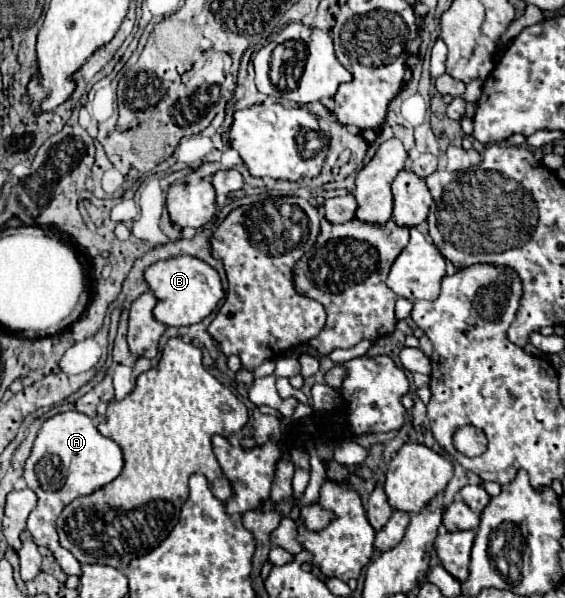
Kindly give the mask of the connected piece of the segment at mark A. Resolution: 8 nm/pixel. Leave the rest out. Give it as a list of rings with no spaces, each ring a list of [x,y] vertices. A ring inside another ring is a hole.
[[[63,412],[43,422],[23,472],[27,488],[31,488],[39,498],[37,508],[29,514],[27,530],[33,534],[37,546],[45,546],[53,552],[57,564],[67,576],[79,576],[81,564],[69,550],[65,550],[59,544],[57,534],[59,514],[71,500],[91,494],[109,484],[111,480],[115,480],[121,474],[121,470],[123,470],[123,452],[119,444],[113,442],[111,438],[101,436],[89,416],[81,412]]]

